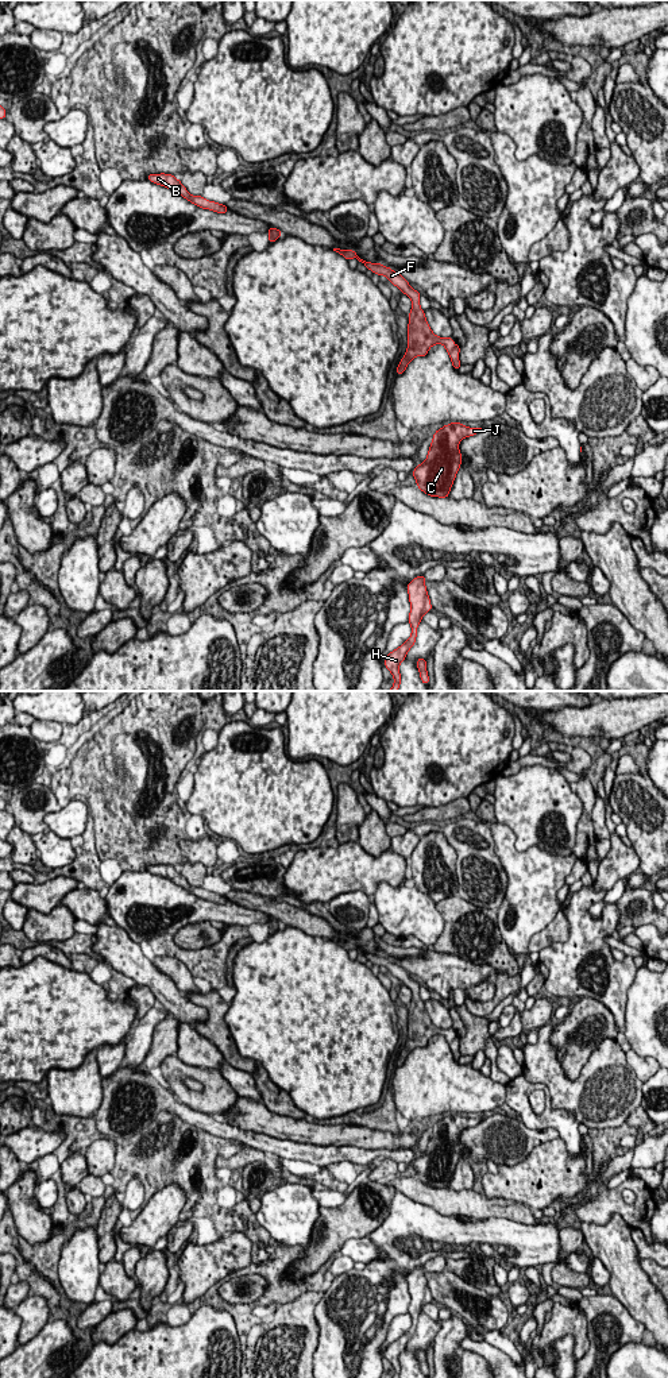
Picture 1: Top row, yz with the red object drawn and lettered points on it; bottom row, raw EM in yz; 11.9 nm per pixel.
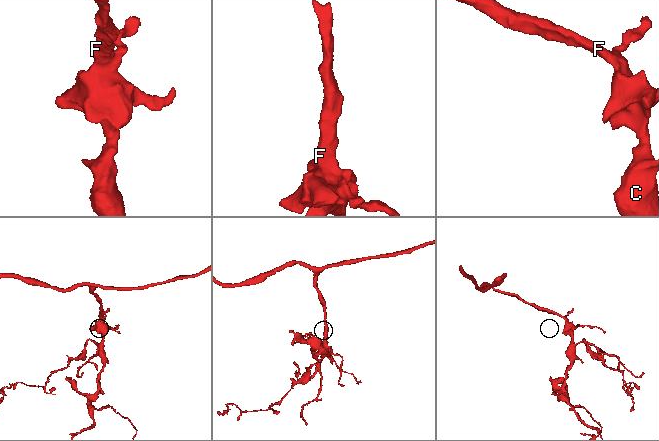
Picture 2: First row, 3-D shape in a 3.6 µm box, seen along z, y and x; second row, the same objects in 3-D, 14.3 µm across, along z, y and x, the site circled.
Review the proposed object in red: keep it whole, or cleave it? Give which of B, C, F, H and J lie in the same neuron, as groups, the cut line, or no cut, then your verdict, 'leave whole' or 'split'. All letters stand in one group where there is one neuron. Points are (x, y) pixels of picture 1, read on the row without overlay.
B C F H J | no cut | leave whole

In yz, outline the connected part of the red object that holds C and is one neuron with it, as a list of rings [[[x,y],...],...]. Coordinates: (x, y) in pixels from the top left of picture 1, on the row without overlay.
[[[451,1113],[435,1123],[424,1154],[413,1161],[417,1178],[430,1188],[449,1188],[463,1146],[459,1134],[479,1124],[482,1119],[468,1119]]]

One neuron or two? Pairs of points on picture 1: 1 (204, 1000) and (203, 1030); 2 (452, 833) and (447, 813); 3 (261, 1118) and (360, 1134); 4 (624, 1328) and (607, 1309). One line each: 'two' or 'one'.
1: one
2: two
3: one
4: one

